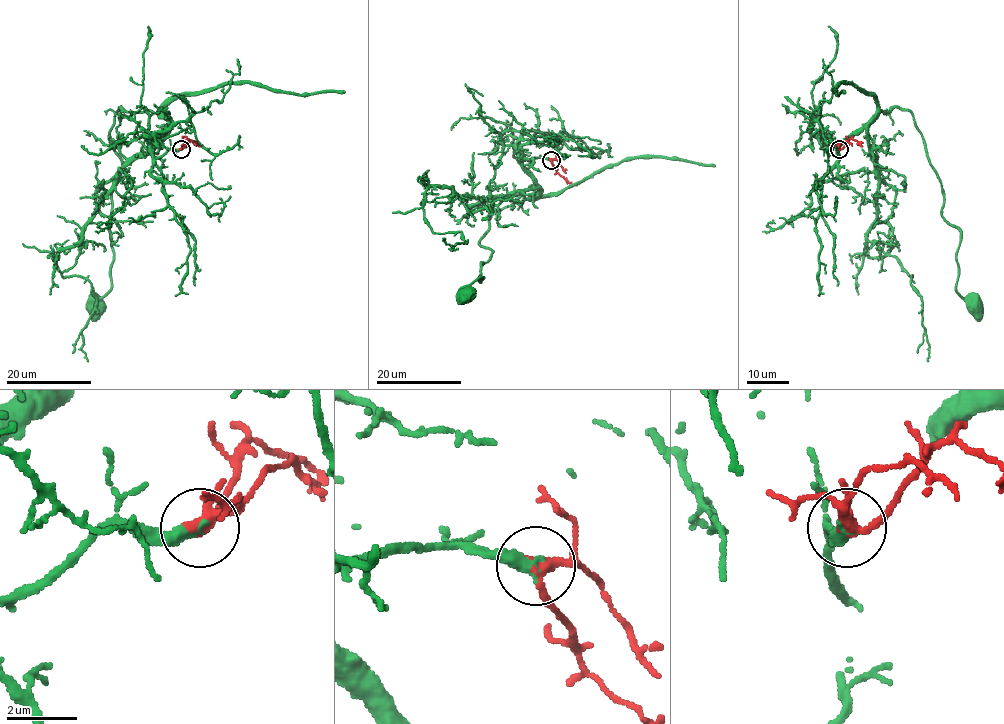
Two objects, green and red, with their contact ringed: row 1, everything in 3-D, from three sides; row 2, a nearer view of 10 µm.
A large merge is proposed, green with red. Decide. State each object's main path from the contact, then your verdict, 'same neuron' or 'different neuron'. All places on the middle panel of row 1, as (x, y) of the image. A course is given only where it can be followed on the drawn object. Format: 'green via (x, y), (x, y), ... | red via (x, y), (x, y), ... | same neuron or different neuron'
green via (551, 159), (521, 159), (538, 189), (491, 214), (479, 244), (492, 255), (467, 296) | red via (551, 159), (557, 172), (571, 182) | same neuron

